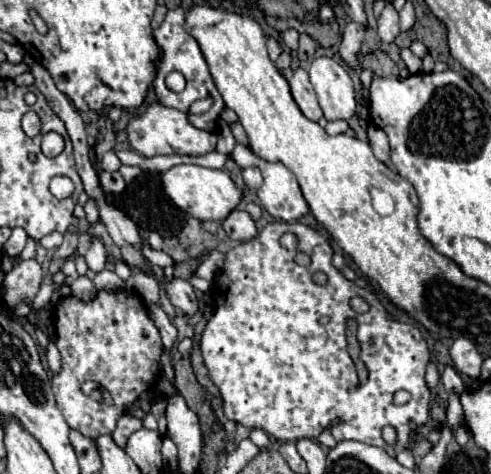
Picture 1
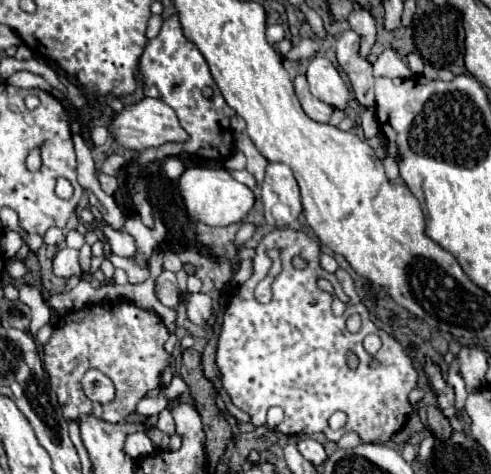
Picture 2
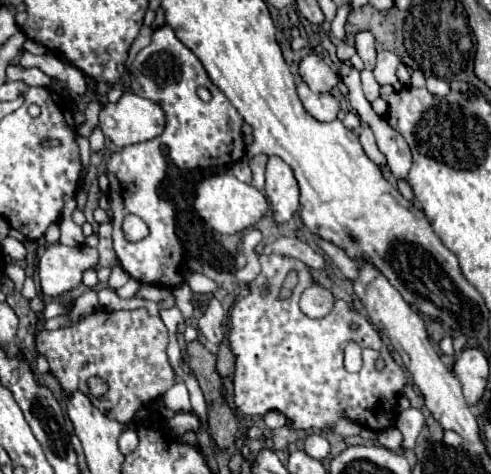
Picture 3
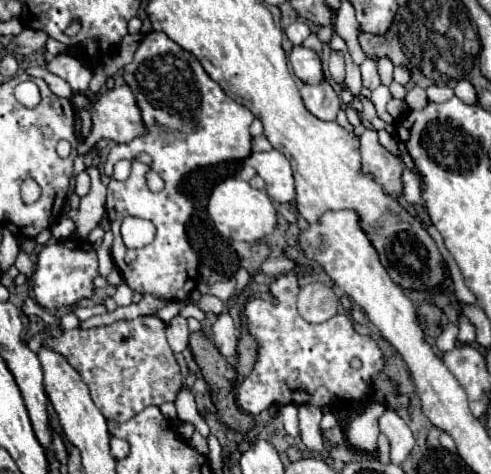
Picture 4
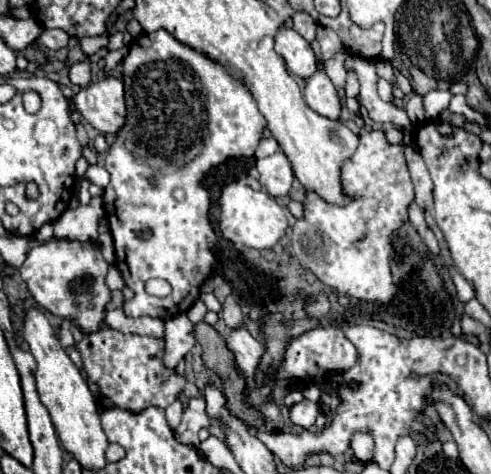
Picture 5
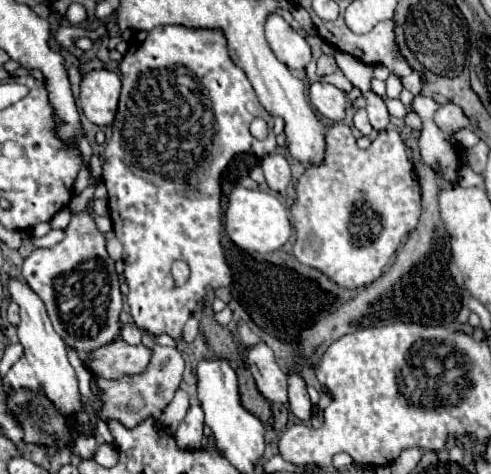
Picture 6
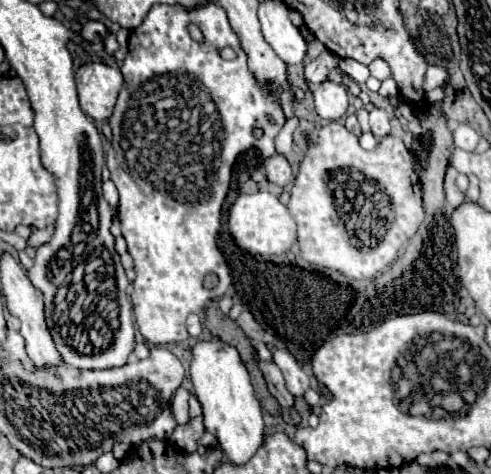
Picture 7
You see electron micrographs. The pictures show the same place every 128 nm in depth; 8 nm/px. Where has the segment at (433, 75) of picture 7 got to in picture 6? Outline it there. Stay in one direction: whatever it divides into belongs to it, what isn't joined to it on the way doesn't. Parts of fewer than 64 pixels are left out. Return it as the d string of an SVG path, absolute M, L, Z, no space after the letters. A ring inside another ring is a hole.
M414 72L414 74L401 78L401 82L404 84L404 88L408 88L412 94L418 94L422 90L422 84L426 82L426 78L422 72Z

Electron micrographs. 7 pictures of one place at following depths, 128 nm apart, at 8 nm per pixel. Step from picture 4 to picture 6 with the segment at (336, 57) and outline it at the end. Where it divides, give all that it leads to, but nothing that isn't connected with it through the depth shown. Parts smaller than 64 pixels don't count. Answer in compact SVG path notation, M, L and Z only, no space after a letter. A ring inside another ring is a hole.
M322 54L320 60L318 60L318 68L316 68L316 72L318 72L320 76L326 76L326 74L336 72L336 68L338 68L338 64L336 64L334 56L330 56L330 54Z

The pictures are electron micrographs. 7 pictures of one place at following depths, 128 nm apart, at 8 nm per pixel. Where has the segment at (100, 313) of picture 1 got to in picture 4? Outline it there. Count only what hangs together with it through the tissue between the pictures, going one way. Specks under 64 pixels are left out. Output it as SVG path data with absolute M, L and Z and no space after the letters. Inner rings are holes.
M138 316L132 322L114 322L92 330L66 330L60 338L48 338L44 346L60 352L82 374L94 404L108 420L130 420L148 406L174 402L184 386L184 376L166 342L164 322L158 316Z

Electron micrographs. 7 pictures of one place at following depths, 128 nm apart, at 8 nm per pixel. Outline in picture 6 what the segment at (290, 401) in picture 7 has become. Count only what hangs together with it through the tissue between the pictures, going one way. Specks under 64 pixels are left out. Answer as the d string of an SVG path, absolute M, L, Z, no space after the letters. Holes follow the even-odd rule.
M262 342L258 346L248 348L246 364L258 384L258 390L264 398L270 402L288 404L288 392L286 392L286 374L278 366L274 352Z

